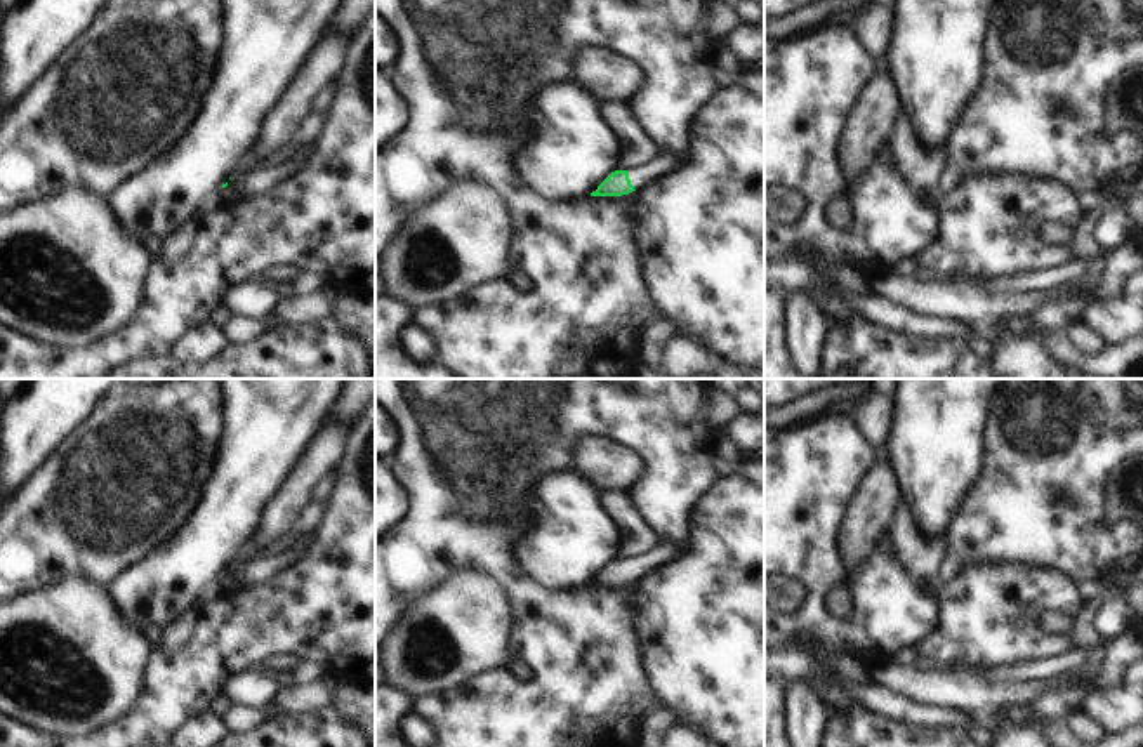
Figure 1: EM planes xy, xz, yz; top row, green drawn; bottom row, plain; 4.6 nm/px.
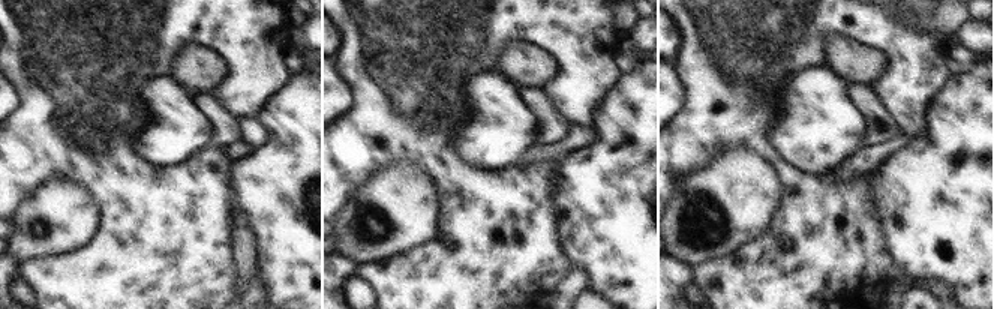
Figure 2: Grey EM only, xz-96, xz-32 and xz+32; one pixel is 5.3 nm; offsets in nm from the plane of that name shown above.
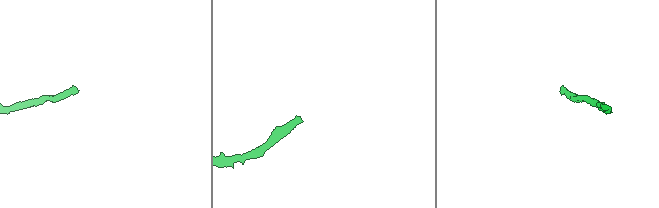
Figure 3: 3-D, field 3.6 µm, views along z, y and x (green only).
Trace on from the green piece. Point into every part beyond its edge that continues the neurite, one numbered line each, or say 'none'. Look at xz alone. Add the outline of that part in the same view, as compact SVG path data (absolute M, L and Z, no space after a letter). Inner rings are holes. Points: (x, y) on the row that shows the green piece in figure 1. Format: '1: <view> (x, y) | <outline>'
1: xz (667, 160) | M662 151L657 158L651 162L636 167L629 170L629 179L634 189L641 189L643 186L657 181L660 175L674 170L676 167L681 167L686 162L684 153L677 151Z

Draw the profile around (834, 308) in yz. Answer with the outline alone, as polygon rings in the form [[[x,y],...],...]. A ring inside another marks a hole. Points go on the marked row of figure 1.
[[[820,288],[808,294],[816,301],[820,309],[825,313],[832,330],[839,330],[853,318],[858,318],[858,313],[849,309],[846,302],[832,290]]]

